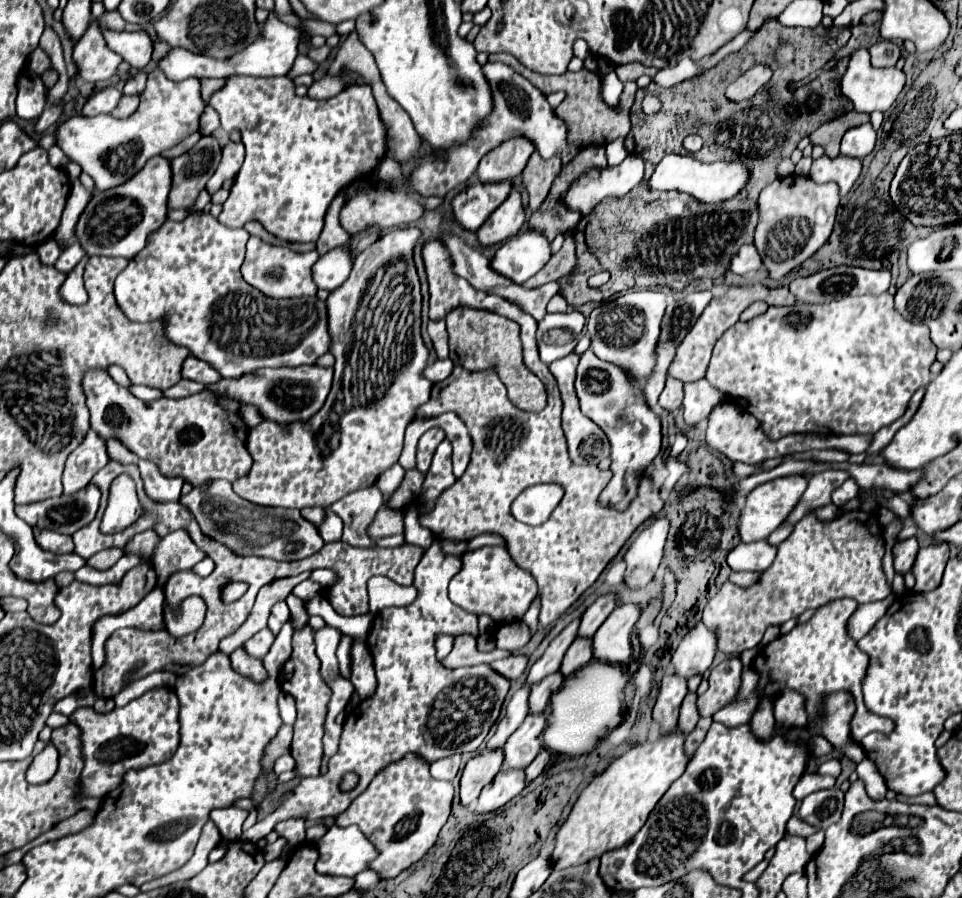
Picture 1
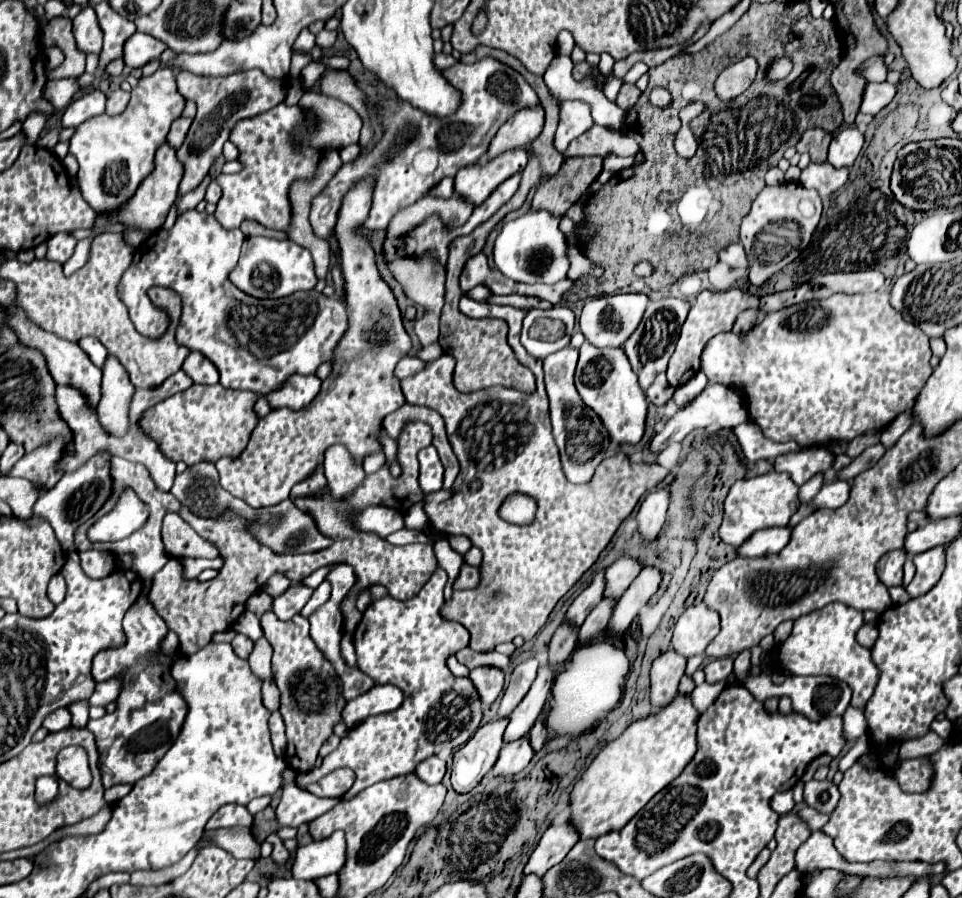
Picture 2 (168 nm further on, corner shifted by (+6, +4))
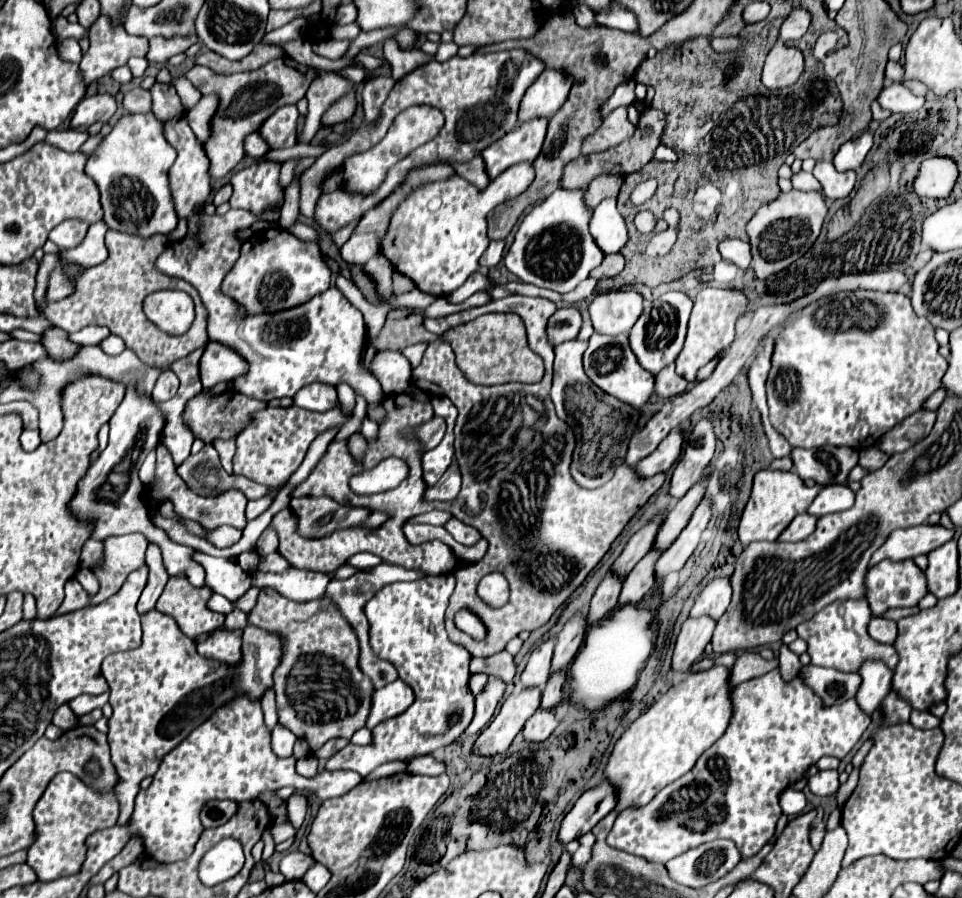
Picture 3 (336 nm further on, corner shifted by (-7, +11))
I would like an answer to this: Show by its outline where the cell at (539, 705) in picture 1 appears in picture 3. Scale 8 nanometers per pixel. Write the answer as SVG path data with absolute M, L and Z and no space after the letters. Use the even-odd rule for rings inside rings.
M608 573L602 579L602 583L598 585L598 589L590 601L590 611L588 611L590 623L602 621L612 609L616 609L622 583L624 583L624 575L616 575L616 573Z

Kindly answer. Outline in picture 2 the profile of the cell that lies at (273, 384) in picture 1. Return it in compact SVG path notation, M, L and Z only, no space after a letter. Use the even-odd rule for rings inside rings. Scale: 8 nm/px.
M289 376L287 384L283 388L269 392L265 398L271 408L291 408L291 410L301 410L305 408L319 392L321 388L321 378L315 376Z

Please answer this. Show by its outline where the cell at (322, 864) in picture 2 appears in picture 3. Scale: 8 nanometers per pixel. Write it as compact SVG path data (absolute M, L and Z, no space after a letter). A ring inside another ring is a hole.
M294 851L294 853L286 853L278 867L280 867L280 873L282 873L288 881L296 881L296 879L300 879L300 877L306 873L306 869L308 869L312 863L314 863L314 859L312 859L310 855L304 855L304 853L300 853L300 851Z

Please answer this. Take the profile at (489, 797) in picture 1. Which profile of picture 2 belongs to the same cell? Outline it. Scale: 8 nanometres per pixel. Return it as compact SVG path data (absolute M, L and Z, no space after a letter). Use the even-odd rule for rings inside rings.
M521 738L517 742L505 744L501 748L499 760L495 762L491 774L495 778L515 776L515 774L519 774L519 772L525 770L525 766L531 762L531 758L533 758L533 748L529 746L529 740L527 738Z

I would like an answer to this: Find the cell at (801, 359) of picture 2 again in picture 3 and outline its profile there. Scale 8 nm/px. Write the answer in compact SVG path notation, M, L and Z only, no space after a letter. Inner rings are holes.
M844 291L838 293L836 297L824 297L816 305L808 305L806 309L800 311L798 319L786 327L778 339L776 339L776 349L772 355L772 369L766 381L766 391L768 391L768 407L770 407L770 421L772 427L788 439L792 447L852 447L852 449L866 449L872 447L888 429L904 421L904 417L912 415L914 411L922 409L924 401L942 385L942 377L946 373L946 359L938 353L938 343L934 339L934 327L928 323L928 319L918 317L912 311L910 299L902 293L882 293L882 291Z

